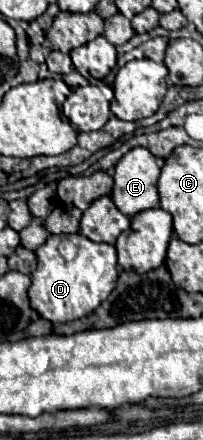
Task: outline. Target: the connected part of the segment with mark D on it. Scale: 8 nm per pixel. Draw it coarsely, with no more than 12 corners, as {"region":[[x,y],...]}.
{"region":[[49,236],[31,274],[31,308],[49,322],[91,314],[117,284],[117,250]]}

